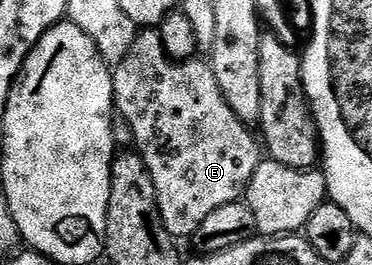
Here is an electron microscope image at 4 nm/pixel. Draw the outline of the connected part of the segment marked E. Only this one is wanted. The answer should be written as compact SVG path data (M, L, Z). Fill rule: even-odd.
M143 30L136 35L135 45L129 54L125 54L123 61L113 68L118 115L123 115L124 122L131 127L131 136L135 139L134 151L145 162L153 178L153 190L157 190L157 206L165 222L165 230L176 238L194 237L197 226L201 226L213 210L240 199L261 162L261 144L256 133L254 136L248 124L237 118L233 106L229 106L225 94L221 94L221 86L217 86L210 63L202 59L169 60L161 46L158 31Z

